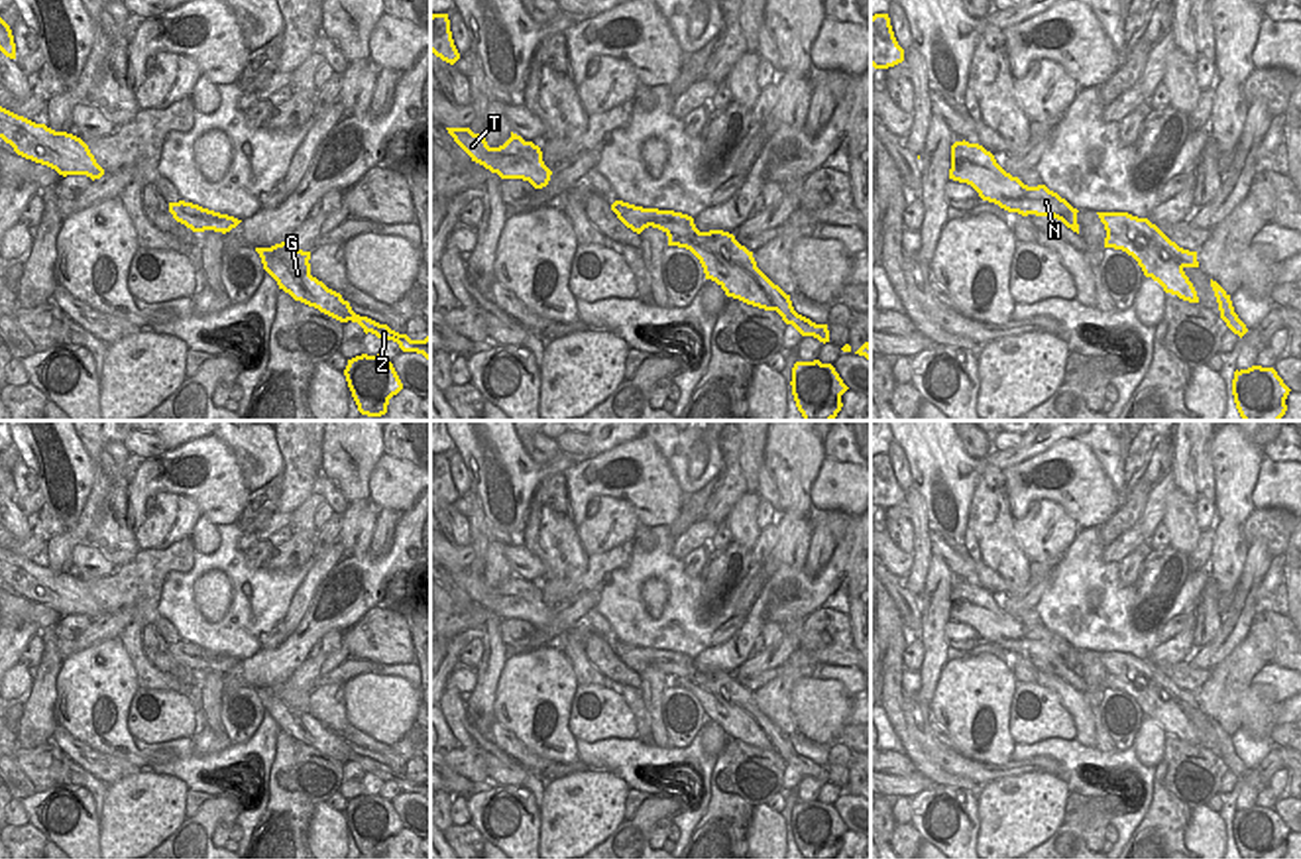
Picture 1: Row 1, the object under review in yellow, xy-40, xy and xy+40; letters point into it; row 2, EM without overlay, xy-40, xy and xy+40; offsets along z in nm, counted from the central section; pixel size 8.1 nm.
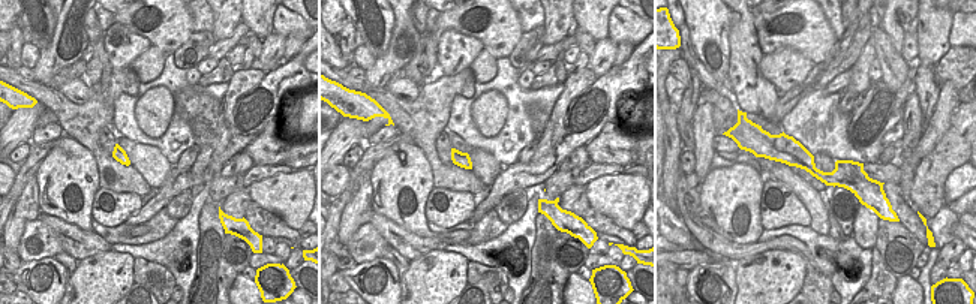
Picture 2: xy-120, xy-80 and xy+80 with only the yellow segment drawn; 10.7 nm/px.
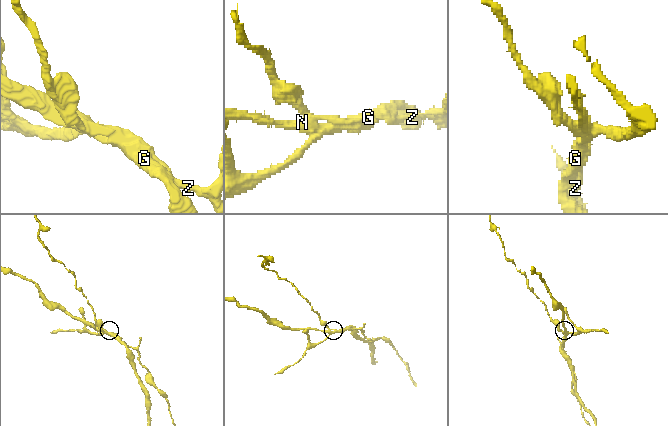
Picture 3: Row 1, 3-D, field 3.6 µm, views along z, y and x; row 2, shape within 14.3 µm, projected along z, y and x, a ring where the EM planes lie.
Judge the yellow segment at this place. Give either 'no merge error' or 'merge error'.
merge error

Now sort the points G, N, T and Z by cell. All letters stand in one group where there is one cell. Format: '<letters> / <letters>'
G N T / Z

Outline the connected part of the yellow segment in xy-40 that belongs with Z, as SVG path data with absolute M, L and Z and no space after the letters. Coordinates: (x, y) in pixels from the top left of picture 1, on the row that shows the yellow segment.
M340 299L338 307L344 309L348 313L348 320L358 322L366 334L371 332L383 342L393 340L403 352L423 354L430 362L430 334L424 340L411 340L407 334L391 330L387 324L379 324L368 316L356 315L350 303L344 299Z

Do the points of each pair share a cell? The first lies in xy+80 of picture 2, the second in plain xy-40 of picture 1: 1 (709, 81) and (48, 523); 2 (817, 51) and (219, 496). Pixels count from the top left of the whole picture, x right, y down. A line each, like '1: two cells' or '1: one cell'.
1: two cells
2: one cell

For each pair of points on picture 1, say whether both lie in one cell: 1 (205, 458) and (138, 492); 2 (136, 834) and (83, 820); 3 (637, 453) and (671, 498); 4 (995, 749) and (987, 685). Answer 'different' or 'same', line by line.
1: same
2: different
3: same
4: same

